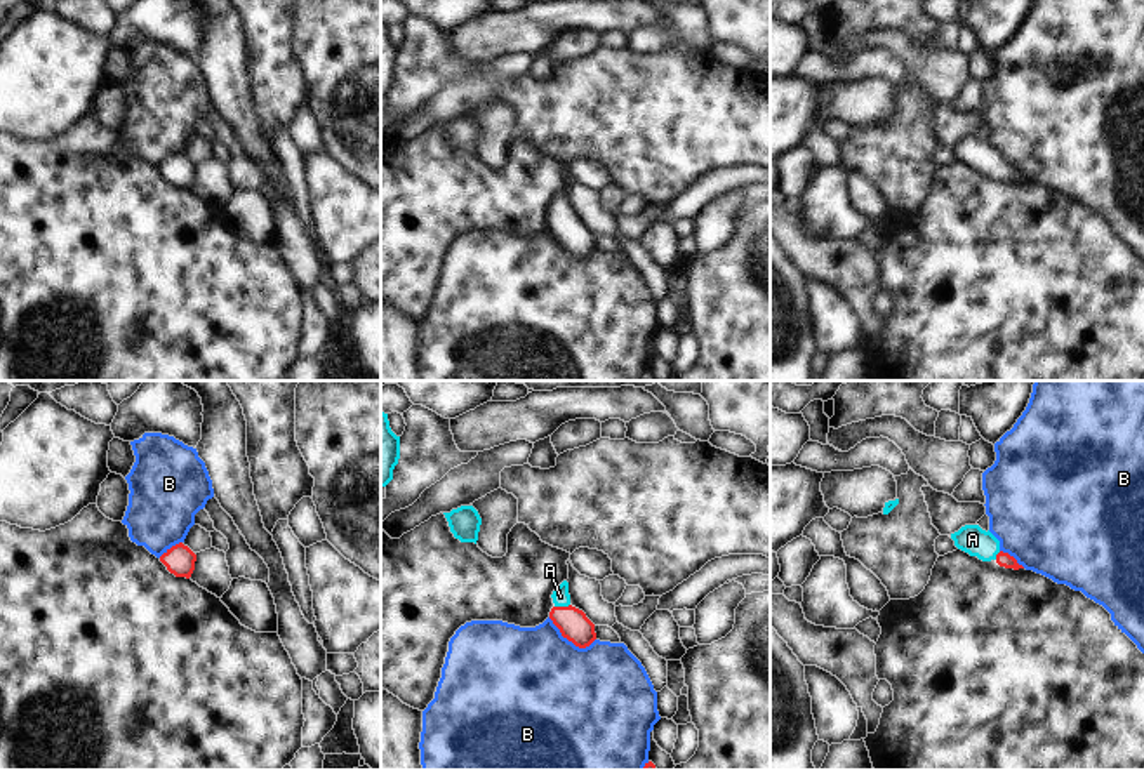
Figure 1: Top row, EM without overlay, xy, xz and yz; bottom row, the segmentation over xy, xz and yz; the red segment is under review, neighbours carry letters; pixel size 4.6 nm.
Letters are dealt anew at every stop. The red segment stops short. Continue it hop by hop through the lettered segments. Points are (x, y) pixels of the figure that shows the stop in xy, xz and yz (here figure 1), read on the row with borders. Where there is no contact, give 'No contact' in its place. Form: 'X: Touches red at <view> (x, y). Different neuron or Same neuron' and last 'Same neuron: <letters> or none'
A: Touches red at xz (562, 607). Same neuron
B: Touches red at xz (571, 640). Different neuron
Same neuron: A.

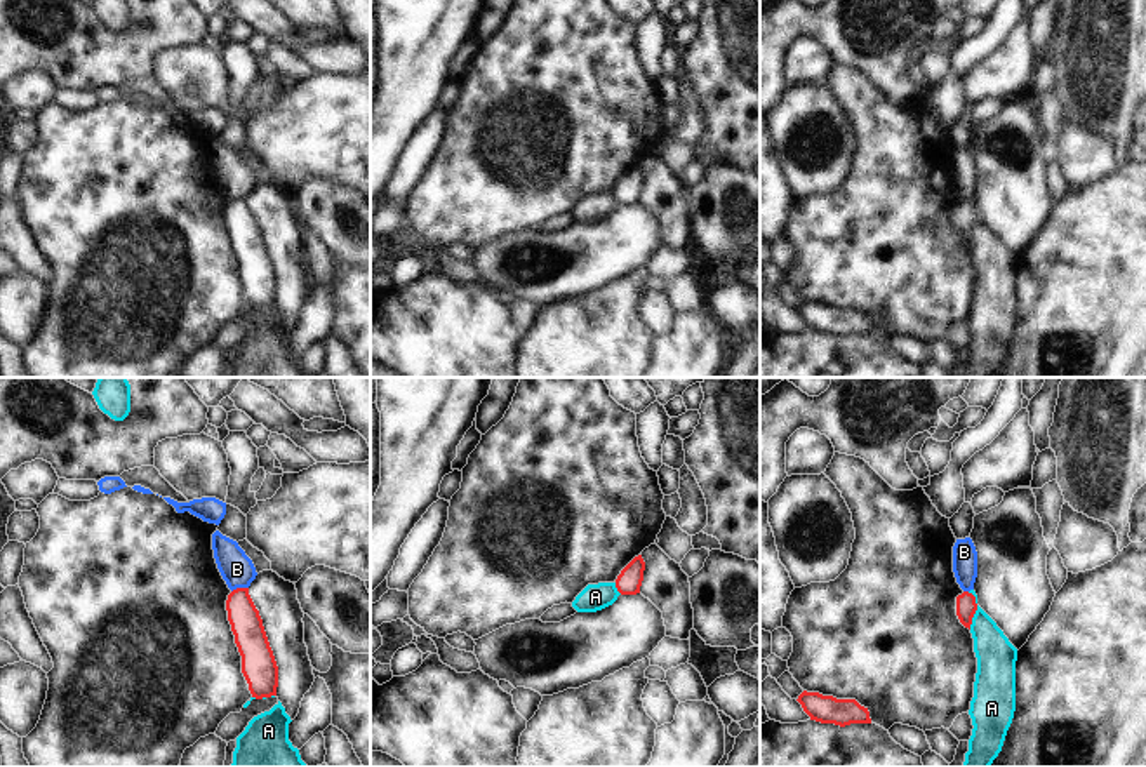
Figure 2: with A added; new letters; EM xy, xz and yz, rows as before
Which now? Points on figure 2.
A: Touches red at yz (976, 609). Different neuron
B: Touches red at xy (239, 588). Different neuron
Same neuron: none.

